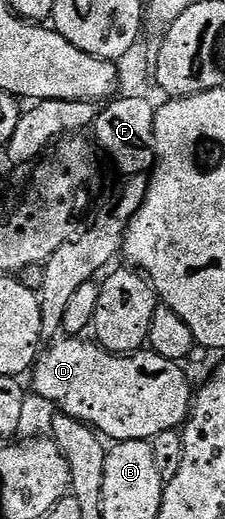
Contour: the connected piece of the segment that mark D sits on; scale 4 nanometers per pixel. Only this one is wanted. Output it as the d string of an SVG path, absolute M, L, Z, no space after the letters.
M57 338L49 349L37 357L37 363L31 369L33 388L49 404L58 404L66 416L73 416L82 424L88 424L102 437L110 441L148 440L153 441L164 432L178 431L189 418L195 399L195 388L189 385L185 372L176 360L168 360L152 350L130 352L109 352L100 344L87 338Z

